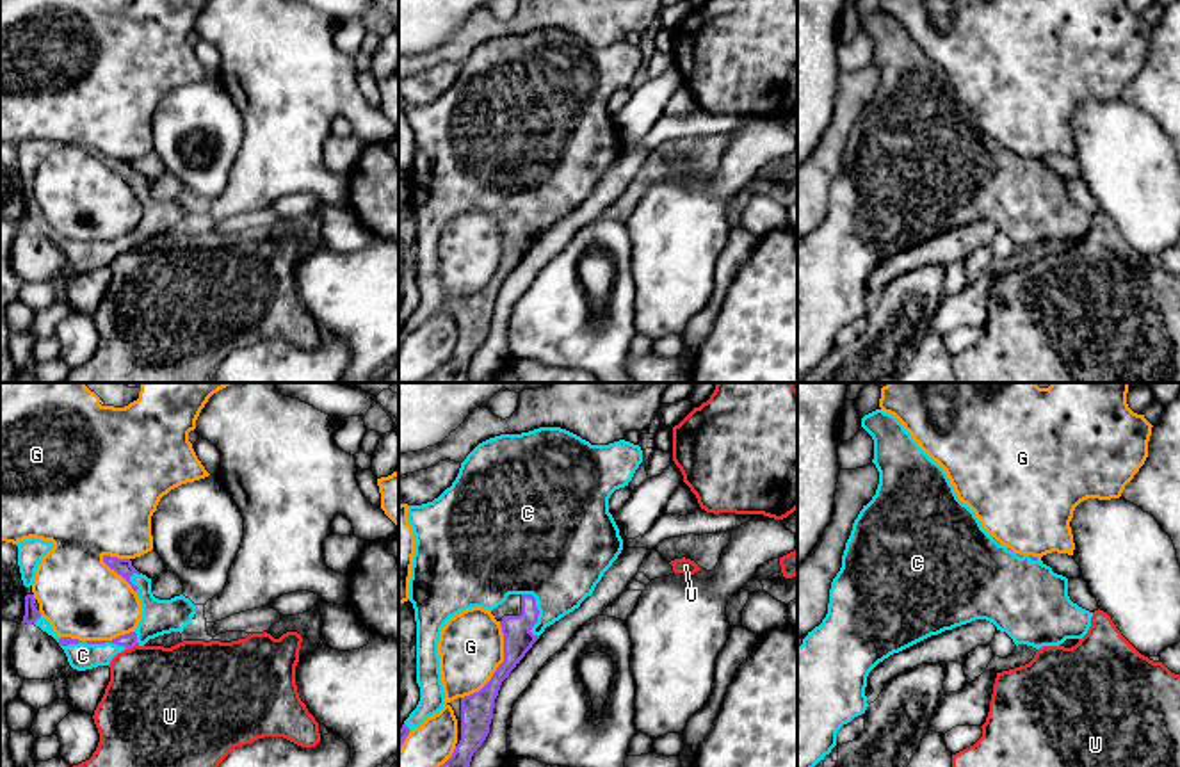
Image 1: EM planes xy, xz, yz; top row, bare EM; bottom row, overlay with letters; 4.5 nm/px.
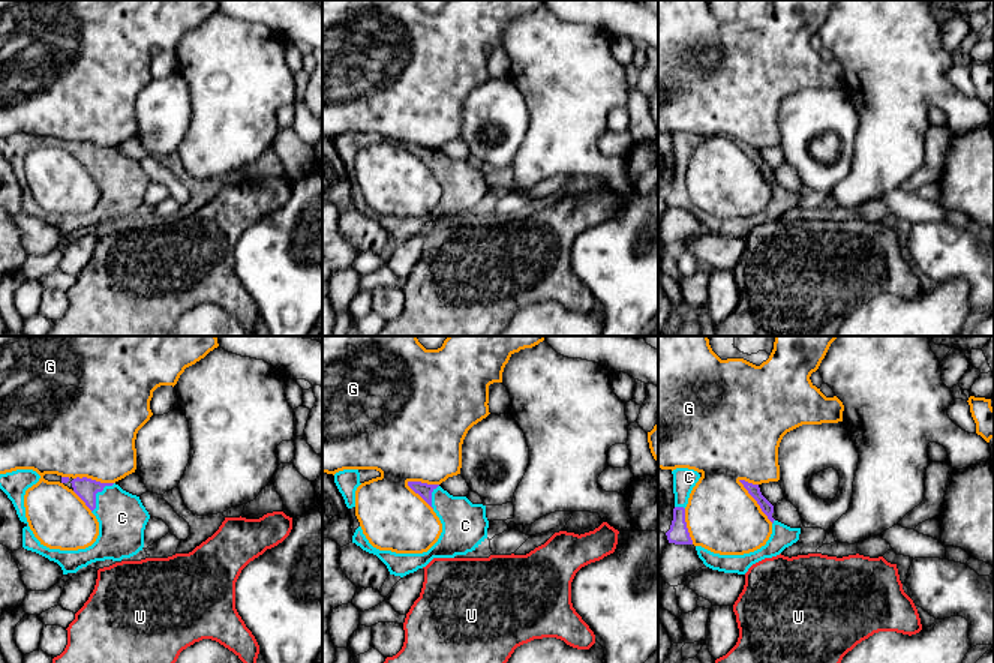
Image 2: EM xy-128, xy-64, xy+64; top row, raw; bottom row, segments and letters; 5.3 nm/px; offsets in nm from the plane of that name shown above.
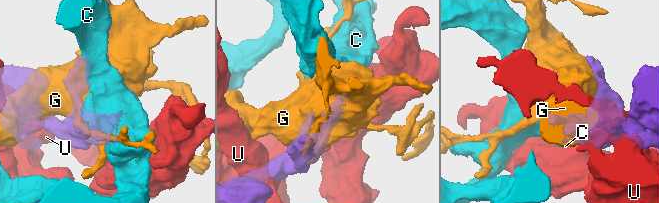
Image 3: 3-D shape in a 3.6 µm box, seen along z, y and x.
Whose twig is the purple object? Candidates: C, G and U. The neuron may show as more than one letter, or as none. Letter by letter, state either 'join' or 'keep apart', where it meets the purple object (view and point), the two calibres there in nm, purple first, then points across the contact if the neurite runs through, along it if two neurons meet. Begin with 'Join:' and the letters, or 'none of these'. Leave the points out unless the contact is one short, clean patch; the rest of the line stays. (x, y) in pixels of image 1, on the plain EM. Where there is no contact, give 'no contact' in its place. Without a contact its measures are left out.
Join: C
C: join; contact xy (95, 244); calibres 70 and 120 nm
G: keep apart; contact xz (501, 266); calibres 140 and 300 nm
U: keep apart; contact xy (132, 248); calibres 70 and 440 nm

